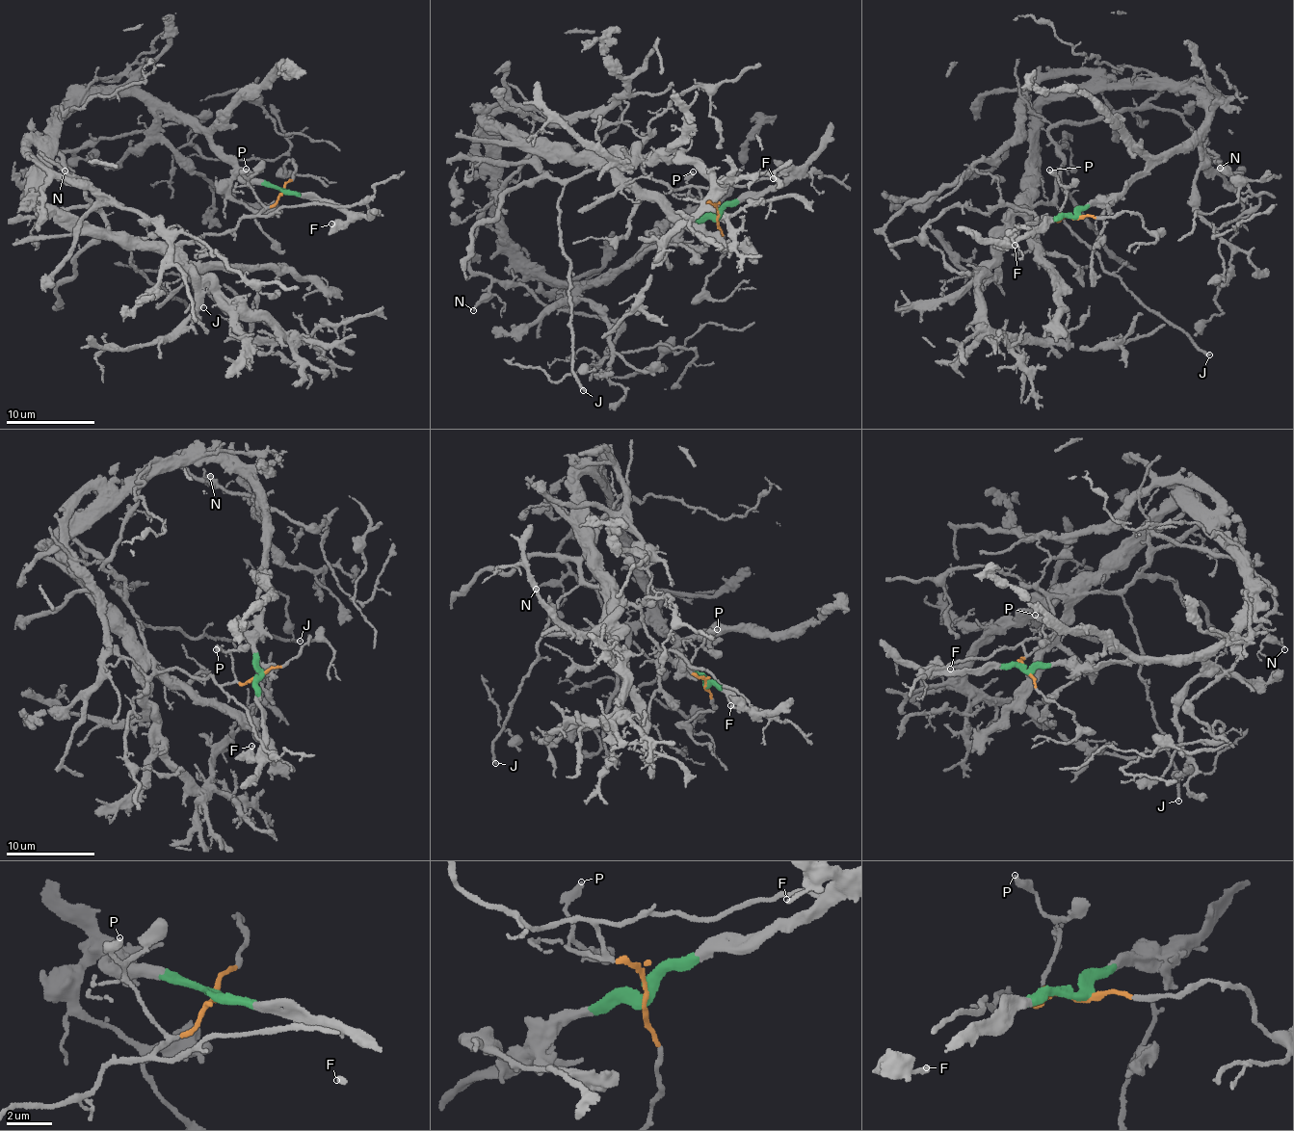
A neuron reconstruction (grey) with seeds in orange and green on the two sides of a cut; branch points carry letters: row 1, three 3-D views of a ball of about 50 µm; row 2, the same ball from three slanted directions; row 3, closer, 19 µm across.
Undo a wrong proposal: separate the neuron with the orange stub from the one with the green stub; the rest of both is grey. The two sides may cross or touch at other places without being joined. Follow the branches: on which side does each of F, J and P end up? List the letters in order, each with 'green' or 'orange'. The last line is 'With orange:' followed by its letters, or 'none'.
F: green
J: orange
P: orange
With orange: J, P

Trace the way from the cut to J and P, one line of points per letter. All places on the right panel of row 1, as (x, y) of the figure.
J: (1073, 216), (1044, 216), (1042, 223), (1017, 209), (1040, 200), (1056, 206), (1107, 275), (1209, 355)
P: (1073, 216), (1058, 220), (1067, 190), (1048, 169)

